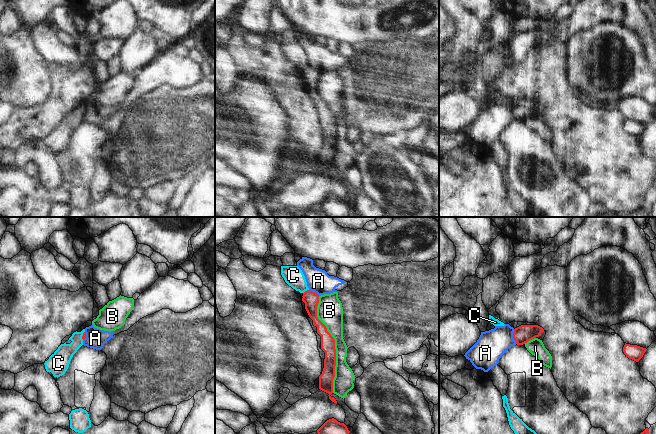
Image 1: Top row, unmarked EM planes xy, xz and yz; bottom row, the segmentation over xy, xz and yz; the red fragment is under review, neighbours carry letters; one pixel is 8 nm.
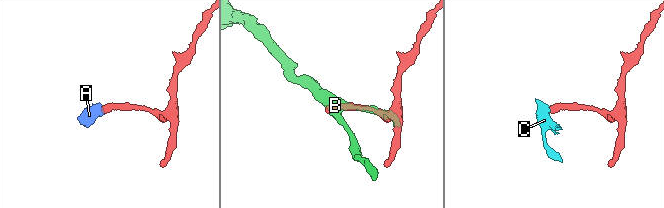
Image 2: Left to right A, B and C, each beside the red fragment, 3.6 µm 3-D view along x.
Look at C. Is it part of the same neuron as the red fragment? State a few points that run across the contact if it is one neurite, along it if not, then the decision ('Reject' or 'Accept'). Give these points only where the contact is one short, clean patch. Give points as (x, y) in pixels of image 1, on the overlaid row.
Line: xz (308, 289), (303, 293). Reject

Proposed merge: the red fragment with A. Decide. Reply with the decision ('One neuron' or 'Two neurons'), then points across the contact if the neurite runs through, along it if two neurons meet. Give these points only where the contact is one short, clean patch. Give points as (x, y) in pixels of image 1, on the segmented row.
Two neurons. Boundary: yz (513, 329), (513, 339), (517, 343)

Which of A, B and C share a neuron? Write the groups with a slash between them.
A / B / C

